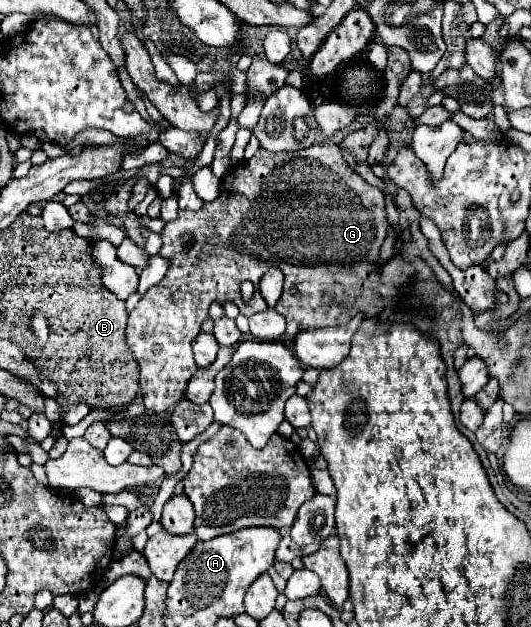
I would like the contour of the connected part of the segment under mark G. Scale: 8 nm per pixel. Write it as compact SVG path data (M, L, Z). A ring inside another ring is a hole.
M333 142L313 144L303 152L281 154L259 148L251 160L231 168L223 180L217 200L207 202L197 212L179 210L177 220L167 222L161 234L163 248L159 254L169 258L171 266L165 278L157 286L149 288L129 314L125 338L139 366L139 388L145 408L153 412L165 412L183 398L189 378L197 372L191 340L199 334L199 326L207 318L211 302L231 300L237 304L243 316L267 310L267 302L259 292L259 280L273 266L285 274L283 296L275 304L275 310L285 316L285 320L293 320L301 326L329 328L347 324L357 312L365 312L367 318L373 318L385 310L405 310L407 302L401 300L405 290L399 288L407 280L409 264L403 262L401 256L395 256L383 268L377 264L379 248L387 236L387 228L385 194L353 172L343 160L339 146ZM183 232L195 232L193 244L187 248L183 248L181 242ZM243 280L249 280L255 286L255 294L249 302L241 300L239 284ZM291 286L297 286L297 296L291 296Z

